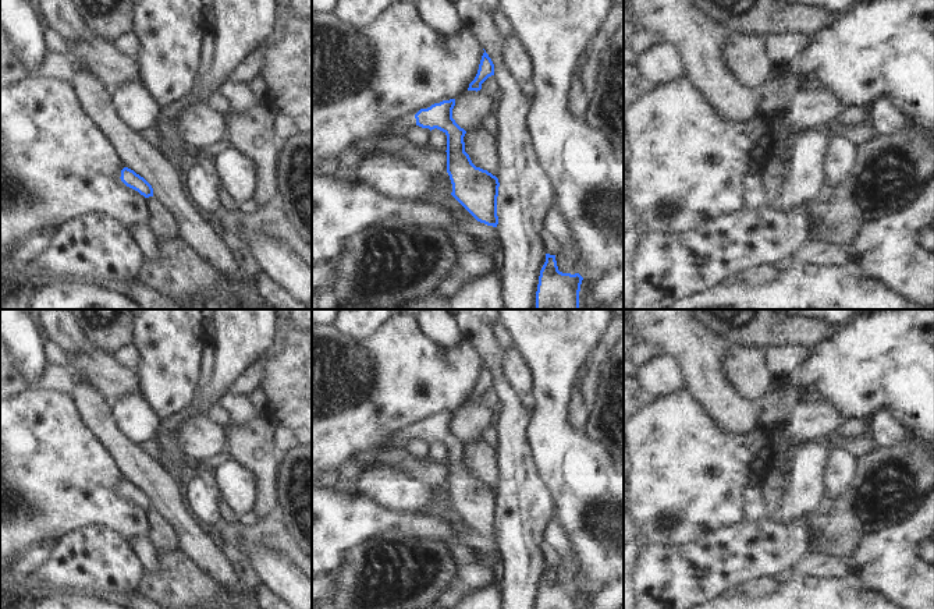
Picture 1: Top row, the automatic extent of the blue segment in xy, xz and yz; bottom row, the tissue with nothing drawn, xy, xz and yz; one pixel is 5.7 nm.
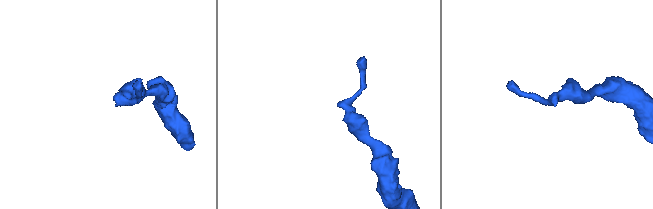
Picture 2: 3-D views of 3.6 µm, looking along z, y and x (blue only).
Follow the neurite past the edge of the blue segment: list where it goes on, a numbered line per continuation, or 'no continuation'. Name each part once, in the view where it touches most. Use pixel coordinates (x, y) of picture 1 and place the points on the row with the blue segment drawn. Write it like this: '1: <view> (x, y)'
1: xz (401, 127).

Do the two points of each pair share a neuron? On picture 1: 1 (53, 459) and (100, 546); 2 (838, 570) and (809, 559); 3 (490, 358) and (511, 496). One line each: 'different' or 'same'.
1: different
2: same
3: same

